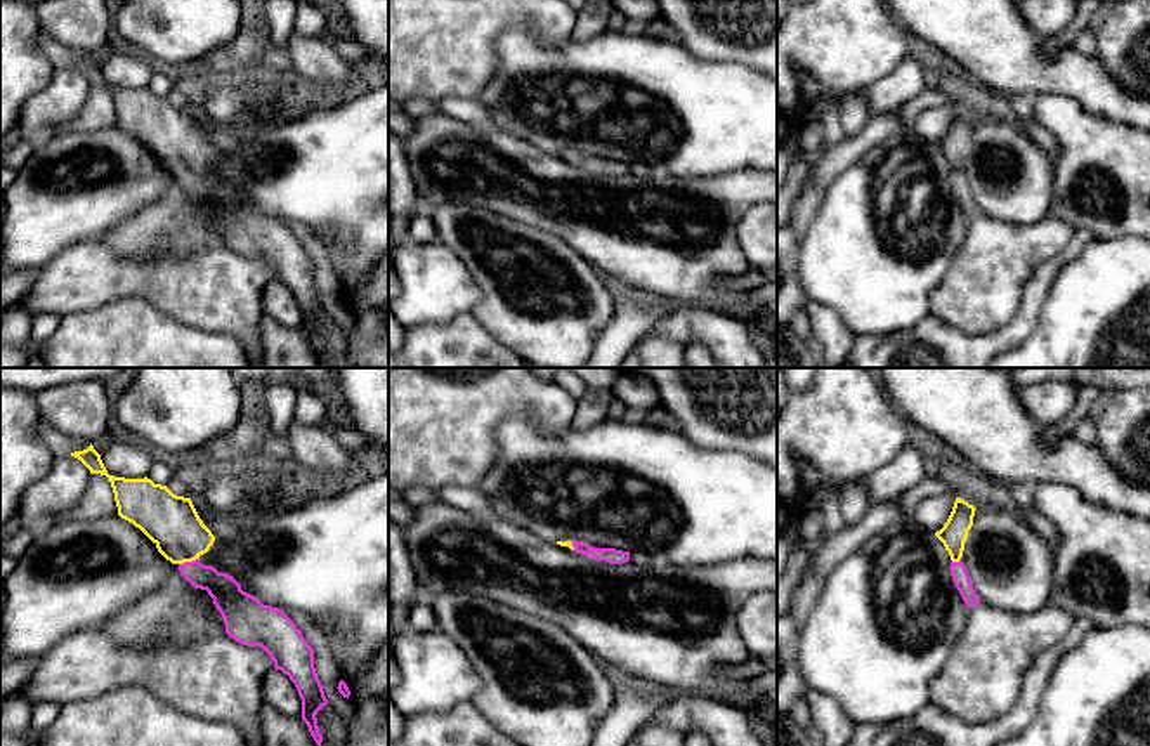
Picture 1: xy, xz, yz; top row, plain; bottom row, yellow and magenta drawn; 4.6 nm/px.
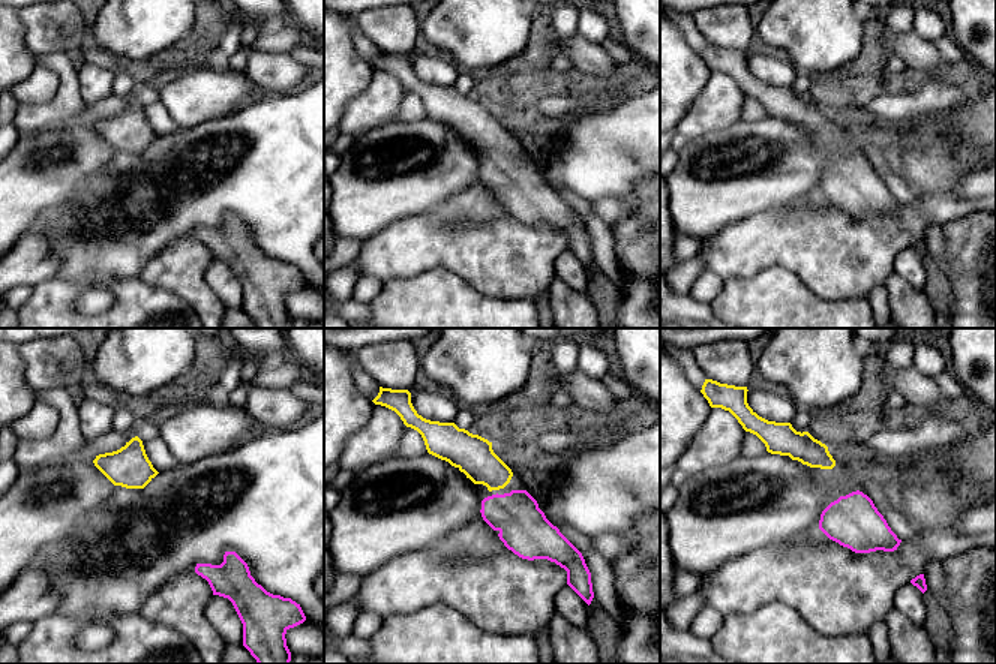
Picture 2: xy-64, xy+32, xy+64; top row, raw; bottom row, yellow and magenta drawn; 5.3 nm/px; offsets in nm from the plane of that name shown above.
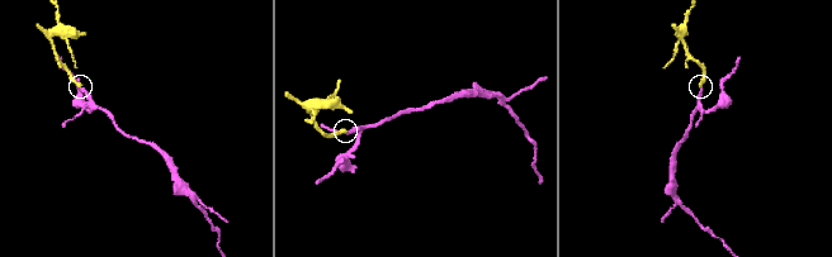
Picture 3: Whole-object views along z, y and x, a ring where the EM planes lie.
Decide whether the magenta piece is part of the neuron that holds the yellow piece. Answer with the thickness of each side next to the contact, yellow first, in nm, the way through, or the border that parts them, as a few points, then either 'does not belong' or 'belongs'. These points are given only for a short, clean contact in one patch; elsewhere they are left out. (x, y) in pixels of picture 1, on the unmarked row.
240/140 nm | across xy (172, 134), (181, 148), (188, 172), (226, 203) | belongs

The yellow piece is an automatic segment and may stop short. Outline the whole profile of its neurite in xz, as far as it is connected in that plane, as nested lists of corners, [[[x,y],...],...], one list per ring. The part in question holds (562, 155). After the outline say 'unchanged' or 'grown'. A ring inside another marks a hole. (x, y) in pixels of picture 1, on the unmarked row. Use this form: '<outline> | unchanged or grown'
[[[557,153],[560,158],[569,158],[571,161],[591,167],[597,172],[605,172],[609,175],[624,175],[630,172],[630,163],[616,161],[616,160],[593,160],[583,153]]] | grown

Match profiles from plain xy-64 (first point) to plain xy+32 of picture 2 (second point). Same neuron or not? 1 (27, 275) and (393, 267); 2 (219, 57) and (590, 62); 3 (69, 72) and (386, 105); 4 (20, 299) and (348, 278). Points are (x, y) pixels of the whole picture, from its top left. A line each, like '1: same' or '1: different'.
1: same
2: different
3: different
4: different

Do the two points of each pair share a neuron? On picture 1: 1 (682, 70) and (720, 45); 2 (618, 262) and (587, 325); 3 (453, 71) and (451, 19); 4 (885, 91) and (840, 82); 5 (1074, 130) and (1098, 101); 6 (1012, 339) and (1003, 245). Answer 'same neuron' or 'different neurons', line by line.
1: different neurons
2: different neurons
3: same neuron
4: different neurons
5: different neurons
6: different neurons

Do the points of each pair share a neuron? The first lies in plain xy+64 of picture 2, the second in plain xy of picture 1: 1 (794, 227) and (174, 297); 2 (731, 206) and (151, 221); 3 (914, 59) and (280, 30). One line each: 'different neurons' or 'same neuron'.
1: same neuron
2: different neurons
3: different neurons

